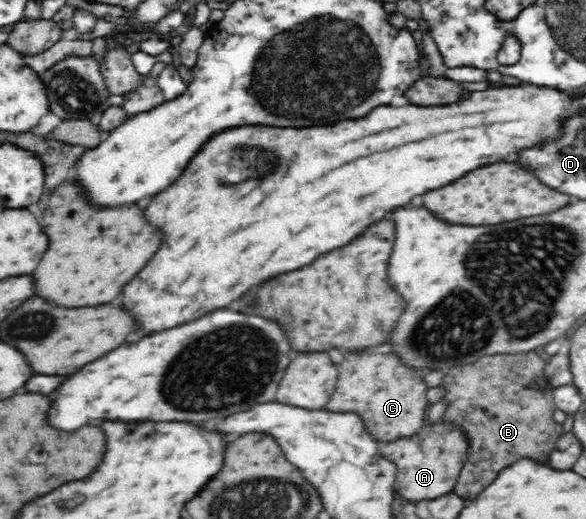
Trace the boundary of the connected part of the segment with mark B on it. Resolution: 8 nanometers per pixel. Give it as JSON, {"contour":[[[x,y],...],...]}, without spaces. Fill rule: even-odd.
{"contour":[[[522,351],[522,353],[498,353],[496,355],[486,355],[480,357],[480,359],[477,359],[474,363],[464,364],[462,367],[454,367],[454,369],[448,369],[448,371],[446,371],[446,375],[444,375],[444,379],[442,379],[440,384],[446,389],[446,395],[444,395],[442,401],[448,403],[448,407],[446,407],[446,411],[442,418],[442,423],[458,426],[458,428],[462,430],[462,436],[466,437],[467,446],[466,459],[462,463],[462,473],[459,473],[456,485],[454,485],[454,493],[456,493],[458,497],[462,497],[462,499],[474,499],[478,493],[482,493],[482,489],[484,489],[486,485],[490,485],[490,481],[494,481],[498,469],[502,469],[505,466],[518,461],[519,458],[528,458],[530,461],[535,461],[541,464],[548,462],[548,457],[554,449],[556,437],[562,435],[564,431],[562,424],[555,422],[552,417],[556,410],[553,392],[554,387],[550,386],[546,379],[546,364],[546,357],[542,359],[542,357],[538,357],[534,351],[528,351],[528,353]]]}

